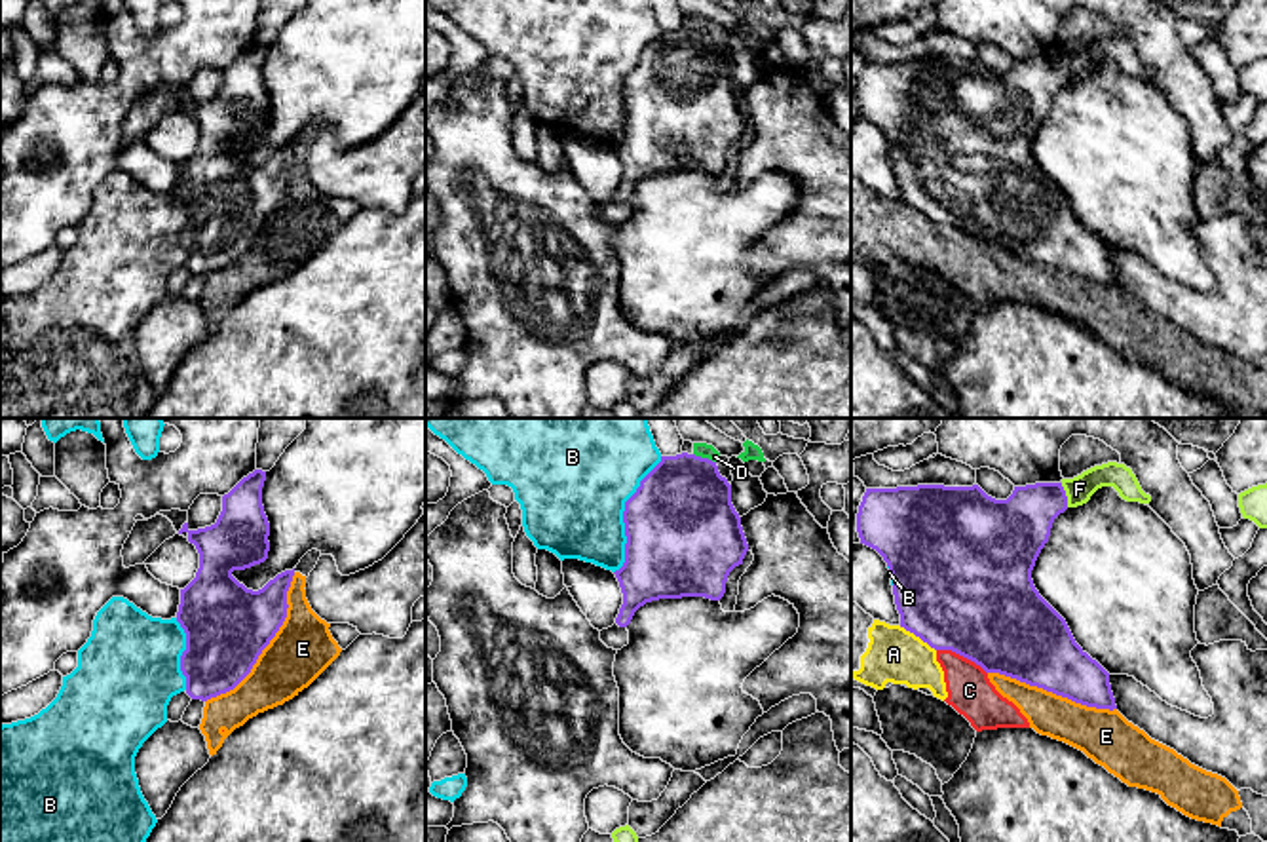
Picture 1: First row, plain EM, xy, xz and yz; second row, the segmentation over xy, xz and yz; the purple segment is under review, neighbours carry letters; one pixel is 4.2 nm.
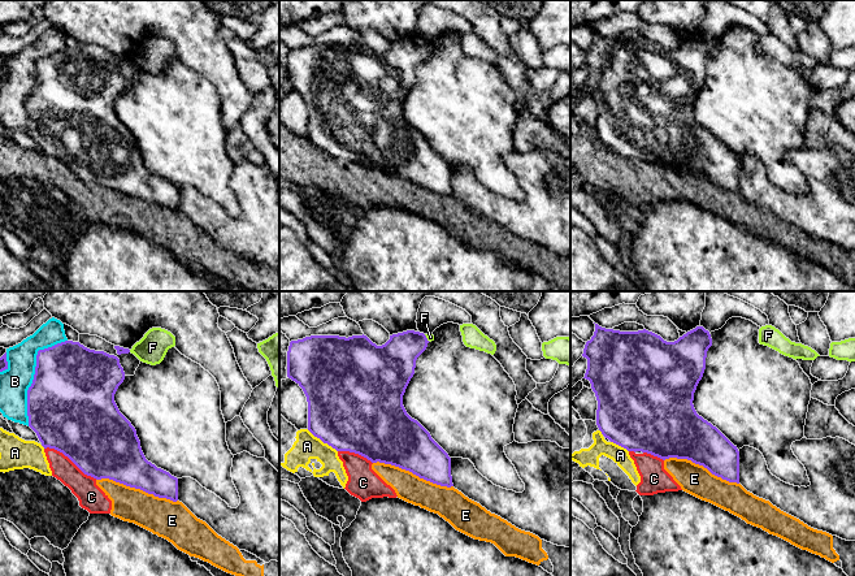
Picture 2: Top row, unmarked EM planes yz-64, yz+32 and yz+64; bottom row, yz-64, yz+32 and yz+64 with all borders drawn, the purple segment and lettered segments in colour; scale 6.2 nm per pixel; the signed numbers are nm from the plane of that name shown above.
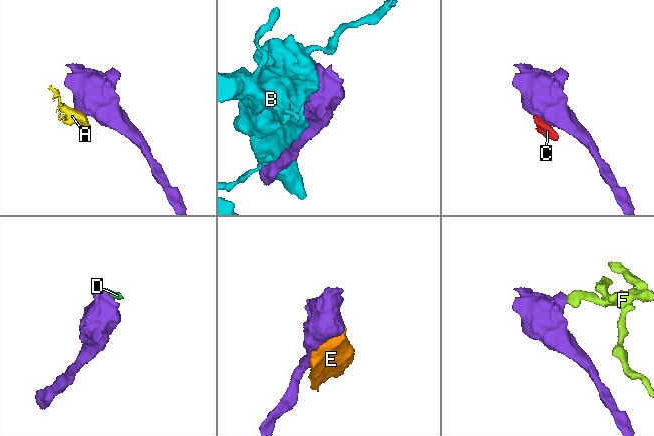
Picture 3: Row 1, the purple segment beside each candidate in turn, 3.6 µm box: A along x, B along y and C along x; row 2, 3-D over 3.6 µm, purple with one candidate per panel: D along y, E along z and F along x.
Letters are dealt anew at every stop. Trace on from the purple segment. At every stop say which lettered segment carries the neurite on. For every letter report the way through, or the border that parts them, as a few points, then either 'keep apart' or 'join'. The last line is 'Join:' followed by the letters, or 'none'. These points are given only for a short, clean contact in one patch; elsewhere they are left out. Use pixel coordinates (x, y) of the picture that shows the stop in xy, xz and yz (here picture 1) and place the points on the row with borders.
A: border along yz (899, 626), (918, 635), (935, 650); keep apart
B: keep apart
C: border along yz (937, 649), (958, 652), (973, 660), (986, 673); keep apart
D: border along xz (694, 453), (715, 462); keep apart
E: keep apart
F: border along yz (1060, 483), (1068, 506); keep apart
Join: none

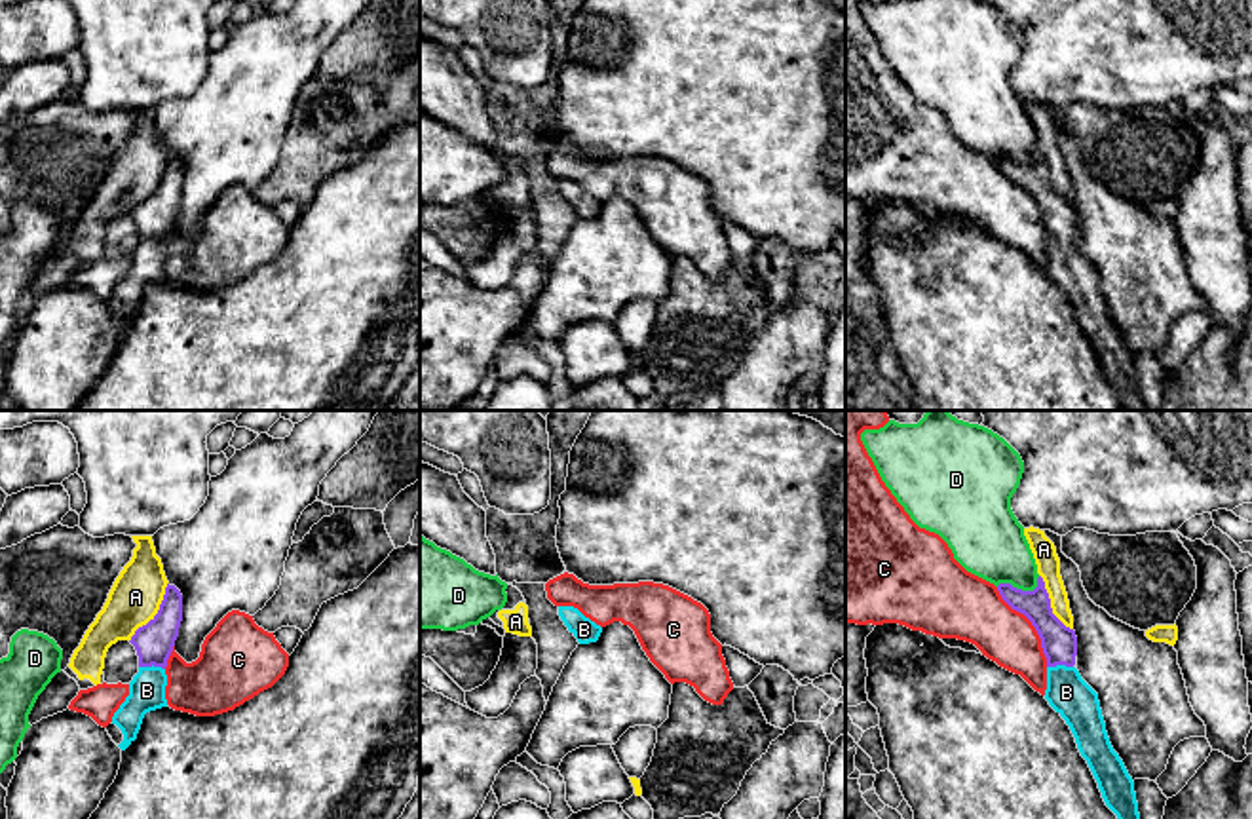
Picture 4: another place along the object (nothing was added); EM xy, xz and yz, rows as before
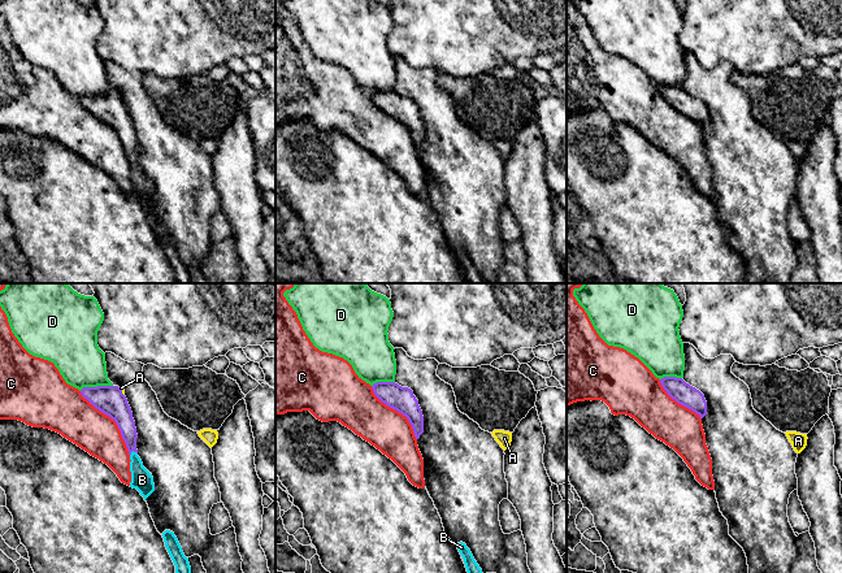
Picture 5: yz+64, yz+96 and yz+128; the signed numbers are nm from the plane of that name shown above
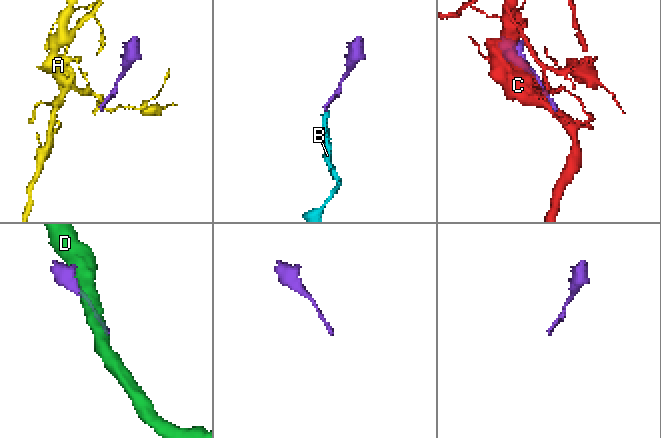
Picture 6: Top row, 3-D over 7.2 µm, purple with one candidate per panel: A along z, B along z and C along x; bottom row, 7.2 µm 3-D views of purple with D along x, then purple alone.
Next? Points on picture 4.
A: border along xy (168, 582), (160, 609), (130, 641); keep apart
B: runs through xy (154, 641), (152, 664), (147, 690); join
C: keep apart
D: keep apart
Join: B

